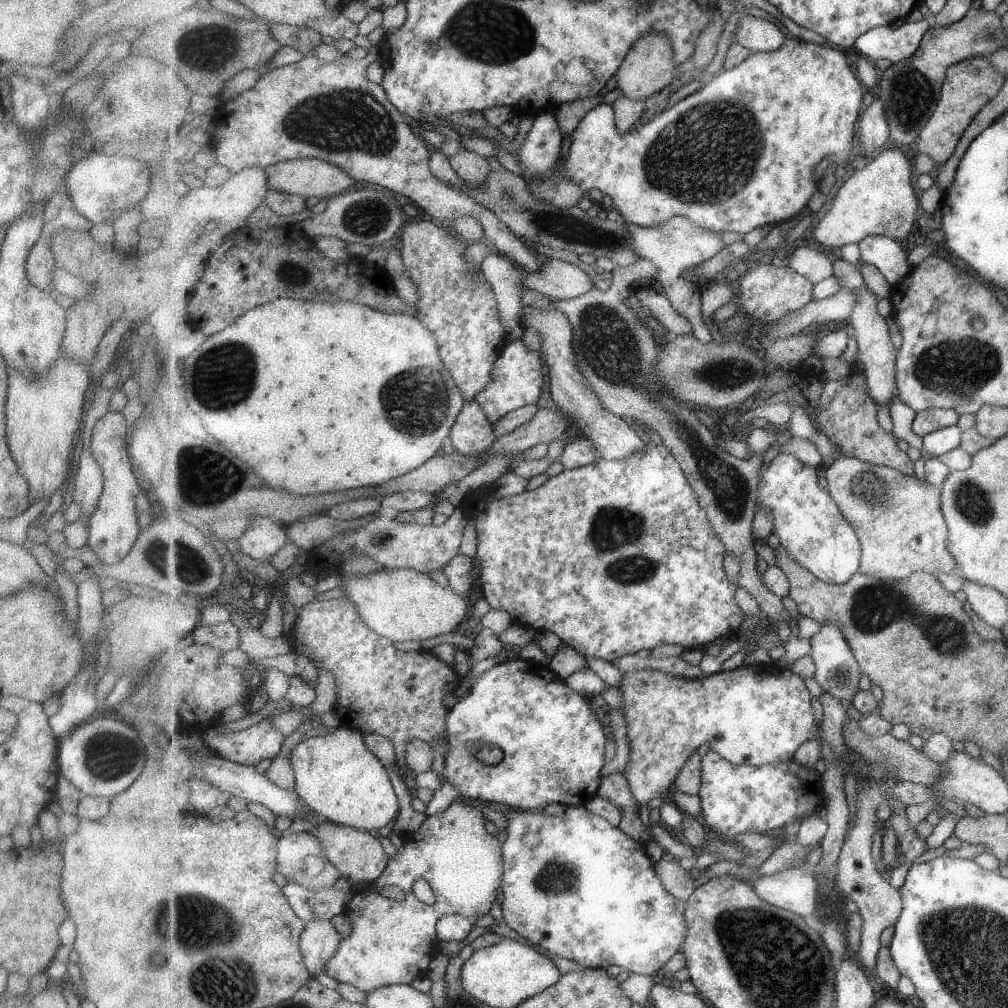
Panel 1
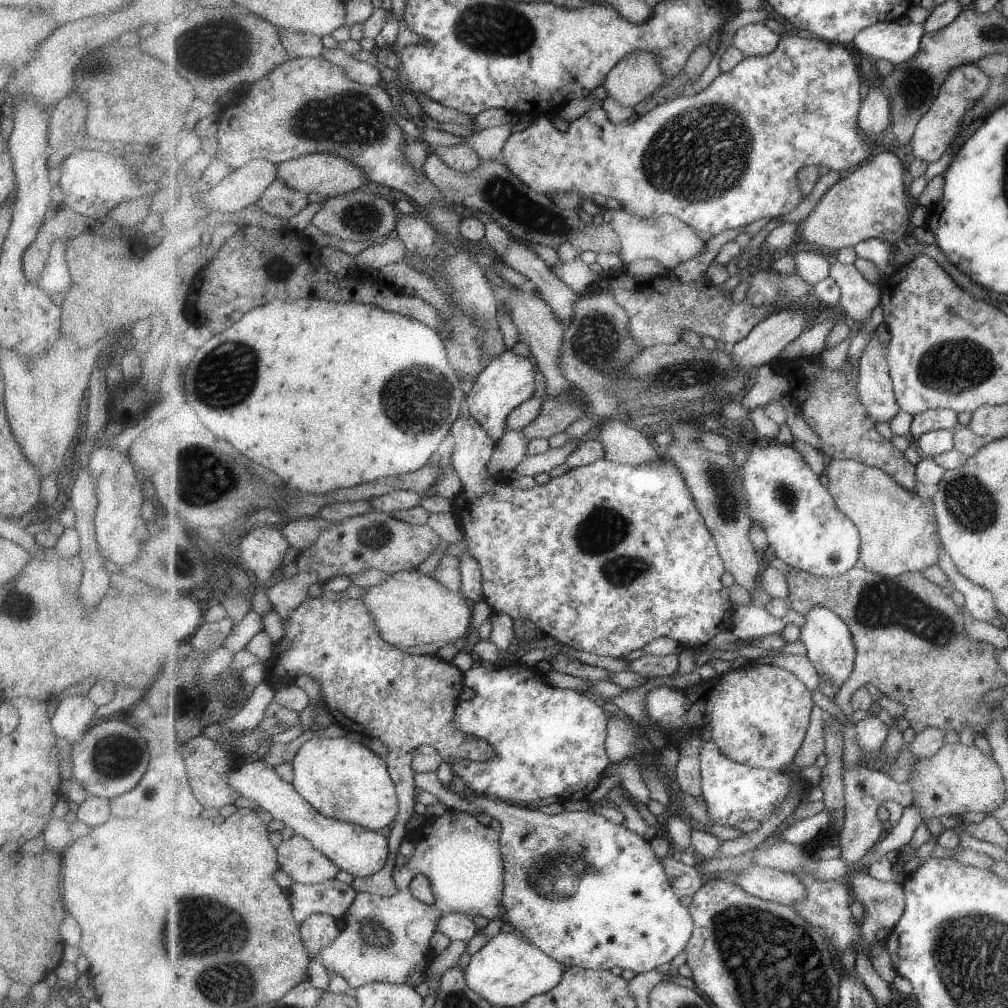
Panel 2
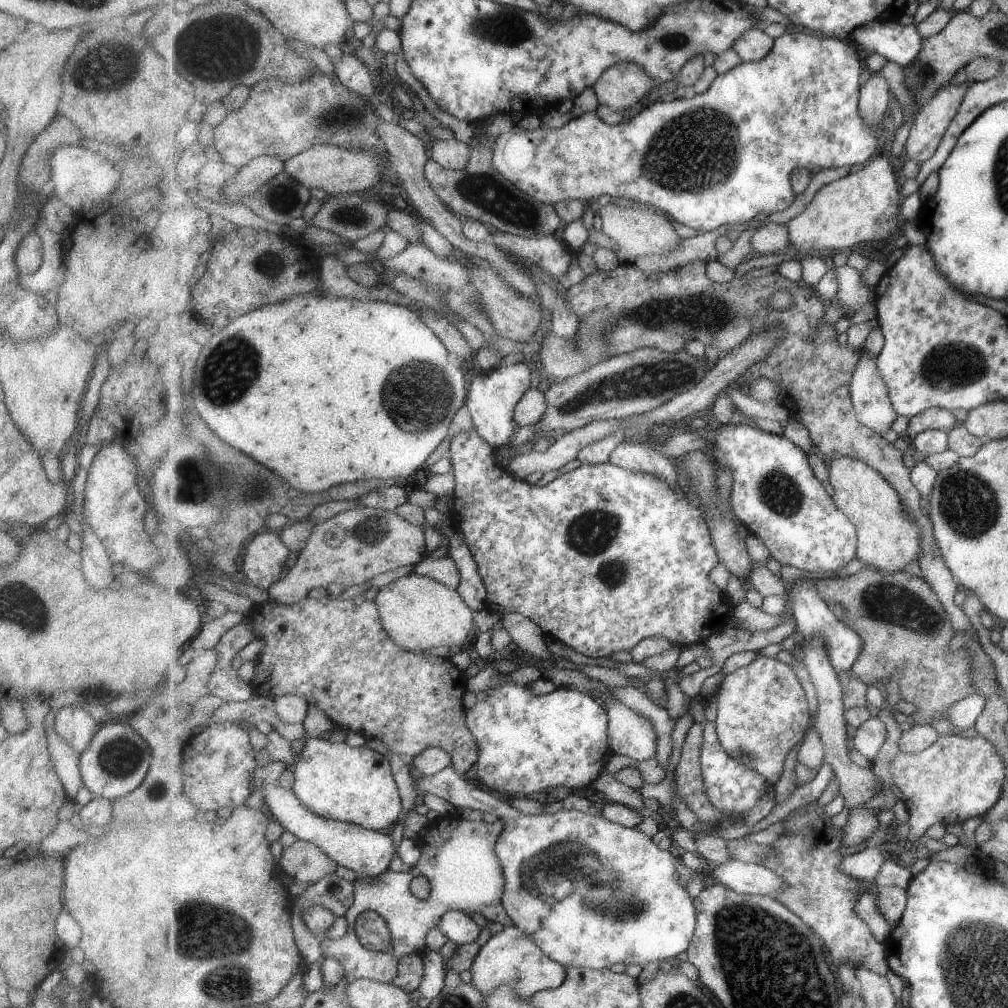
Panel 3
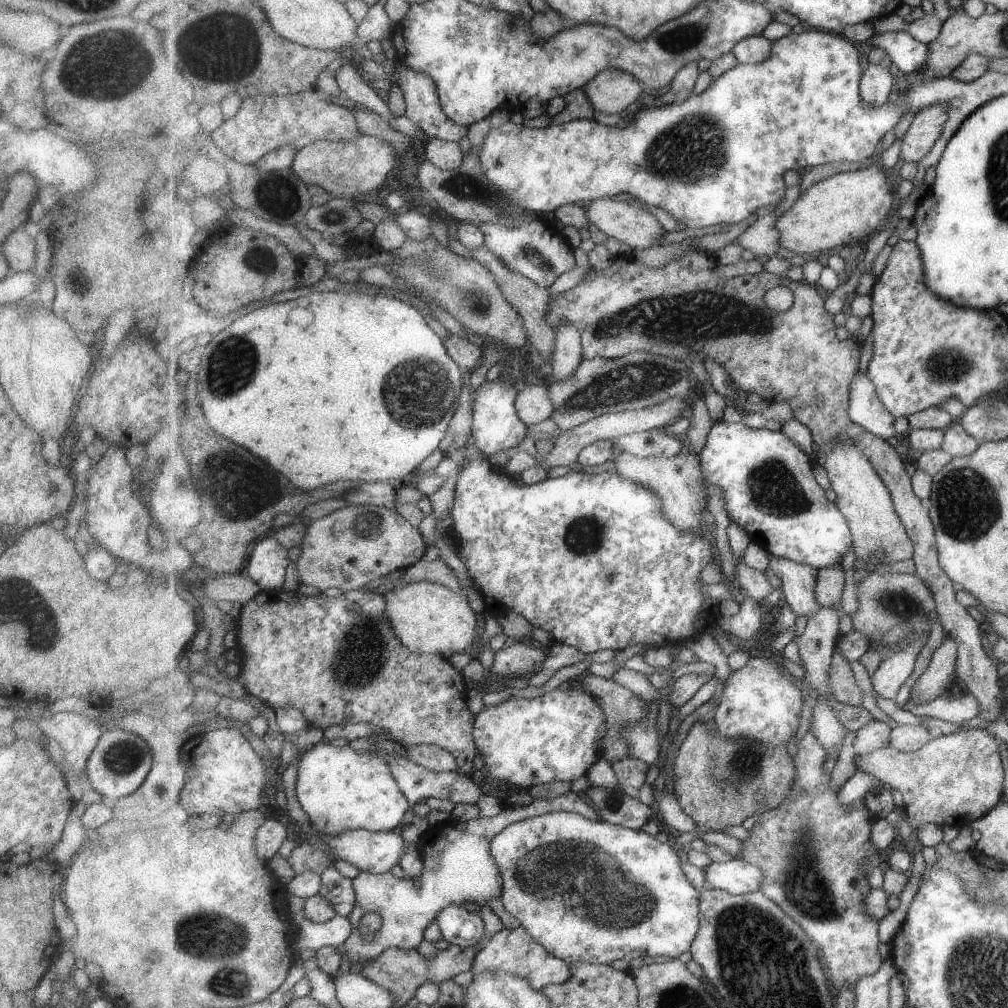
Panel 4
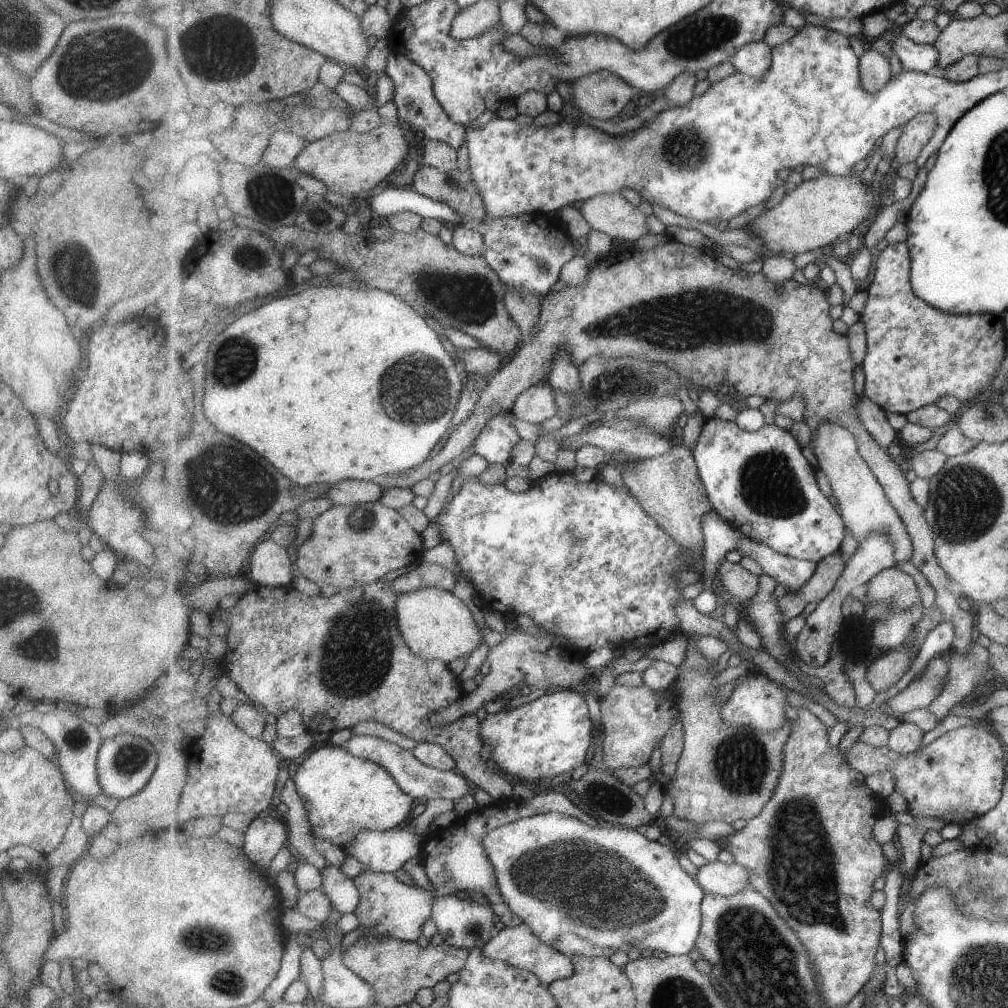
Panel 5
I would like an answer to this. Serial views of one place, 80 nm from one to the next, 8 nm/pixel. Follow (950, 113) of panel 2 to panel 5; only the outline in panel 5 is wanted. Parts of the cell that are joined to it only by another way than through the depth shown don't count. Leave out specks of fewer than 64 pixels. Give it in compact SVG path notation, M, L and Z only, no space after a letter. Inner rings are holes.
M923 113L911 119L903 128L896 146L897 165L914 163L929 144L938 127L937 113Z

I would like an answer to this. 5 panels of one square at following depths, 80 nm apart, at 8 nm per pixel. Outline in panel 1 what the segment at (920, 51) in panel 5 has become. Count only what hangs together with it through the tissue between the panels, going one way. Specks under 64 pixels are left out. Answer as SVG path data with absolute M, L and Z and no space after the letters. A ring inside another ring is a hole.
M921 19L917 22L905 22L898 28L891 28L891 25L877 27L860 36L853 48L857 53L868 56L872 62L877 62L879 59L889 59L892 63L901 62L911 58L919 50L923 37L932 26L931 20Z

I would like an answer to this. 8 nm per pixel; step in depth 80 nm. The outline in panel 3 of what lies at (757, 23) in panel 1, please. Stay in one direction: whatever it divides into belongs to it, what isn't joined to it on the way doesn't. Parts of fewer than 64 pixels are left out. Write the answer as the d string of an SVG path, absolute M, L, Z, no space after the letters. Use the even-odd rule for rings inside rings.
M765 25L751 27L735 41L733 47L744 61L760 61L773 50L776 39L771 38L764 29Z

